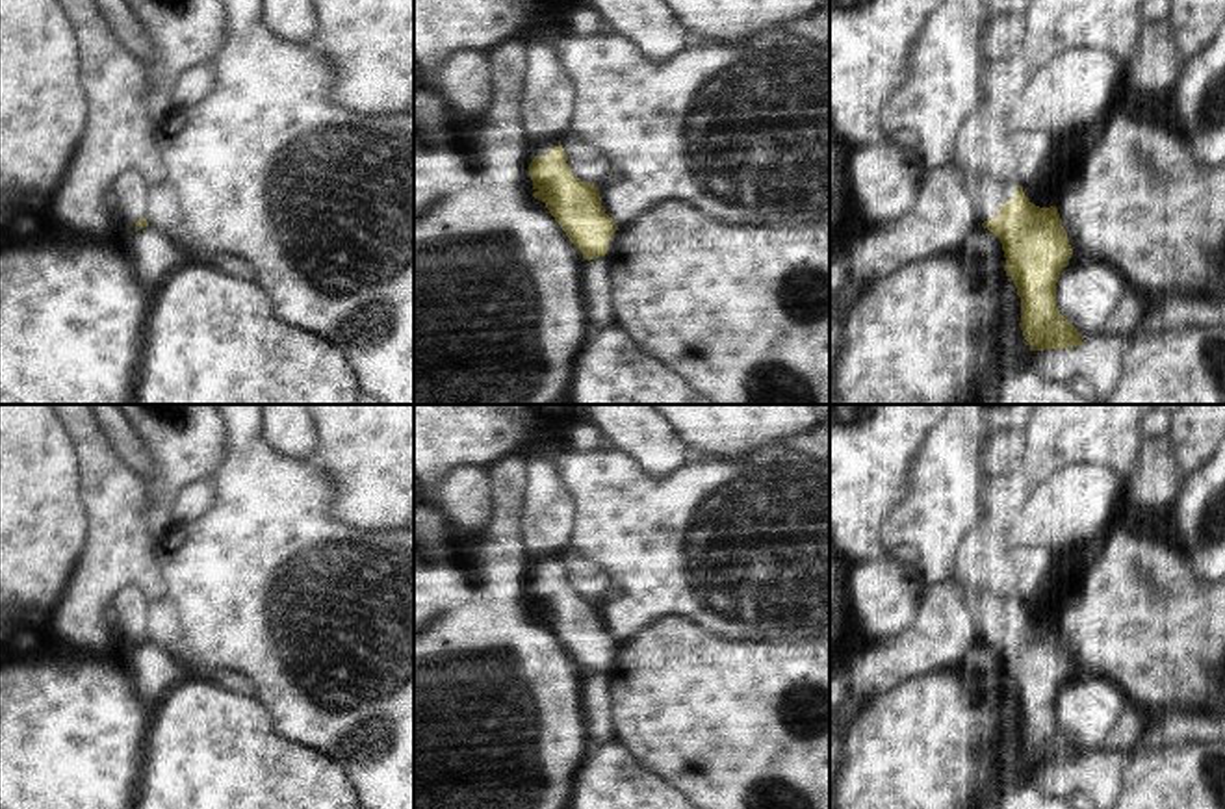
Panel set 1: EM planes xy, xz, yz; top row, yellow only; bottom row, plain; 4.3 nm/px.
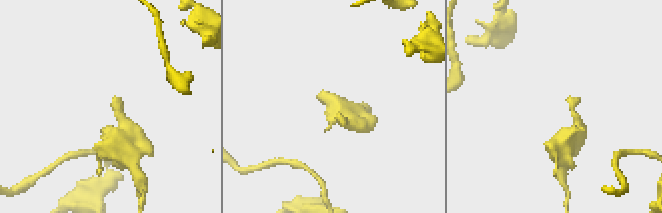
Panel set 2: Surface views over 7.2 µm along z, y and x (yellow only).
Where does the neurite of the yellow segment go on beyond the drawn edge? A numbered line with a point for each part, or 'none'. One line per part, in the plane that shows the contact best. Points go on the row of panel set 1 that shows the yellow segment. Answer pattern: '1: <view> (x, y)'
1: yz (986, 193)

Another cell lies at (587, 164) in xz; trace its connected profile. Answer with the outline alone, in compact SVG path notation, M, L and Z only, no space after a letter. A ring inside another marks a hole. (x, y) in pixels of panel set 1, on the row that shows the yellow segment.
M570 128L559 137L566 163L581 182L598 182L611 171L609 161L588 143L581 141Z

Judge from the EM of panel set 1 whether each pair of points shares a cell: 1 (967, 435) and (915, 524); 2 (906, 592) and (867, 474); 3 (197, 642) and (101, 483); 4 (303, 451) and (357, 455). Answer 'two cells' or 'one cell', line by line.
1: one cell
2: one cell
3: two cells
4: two cells

